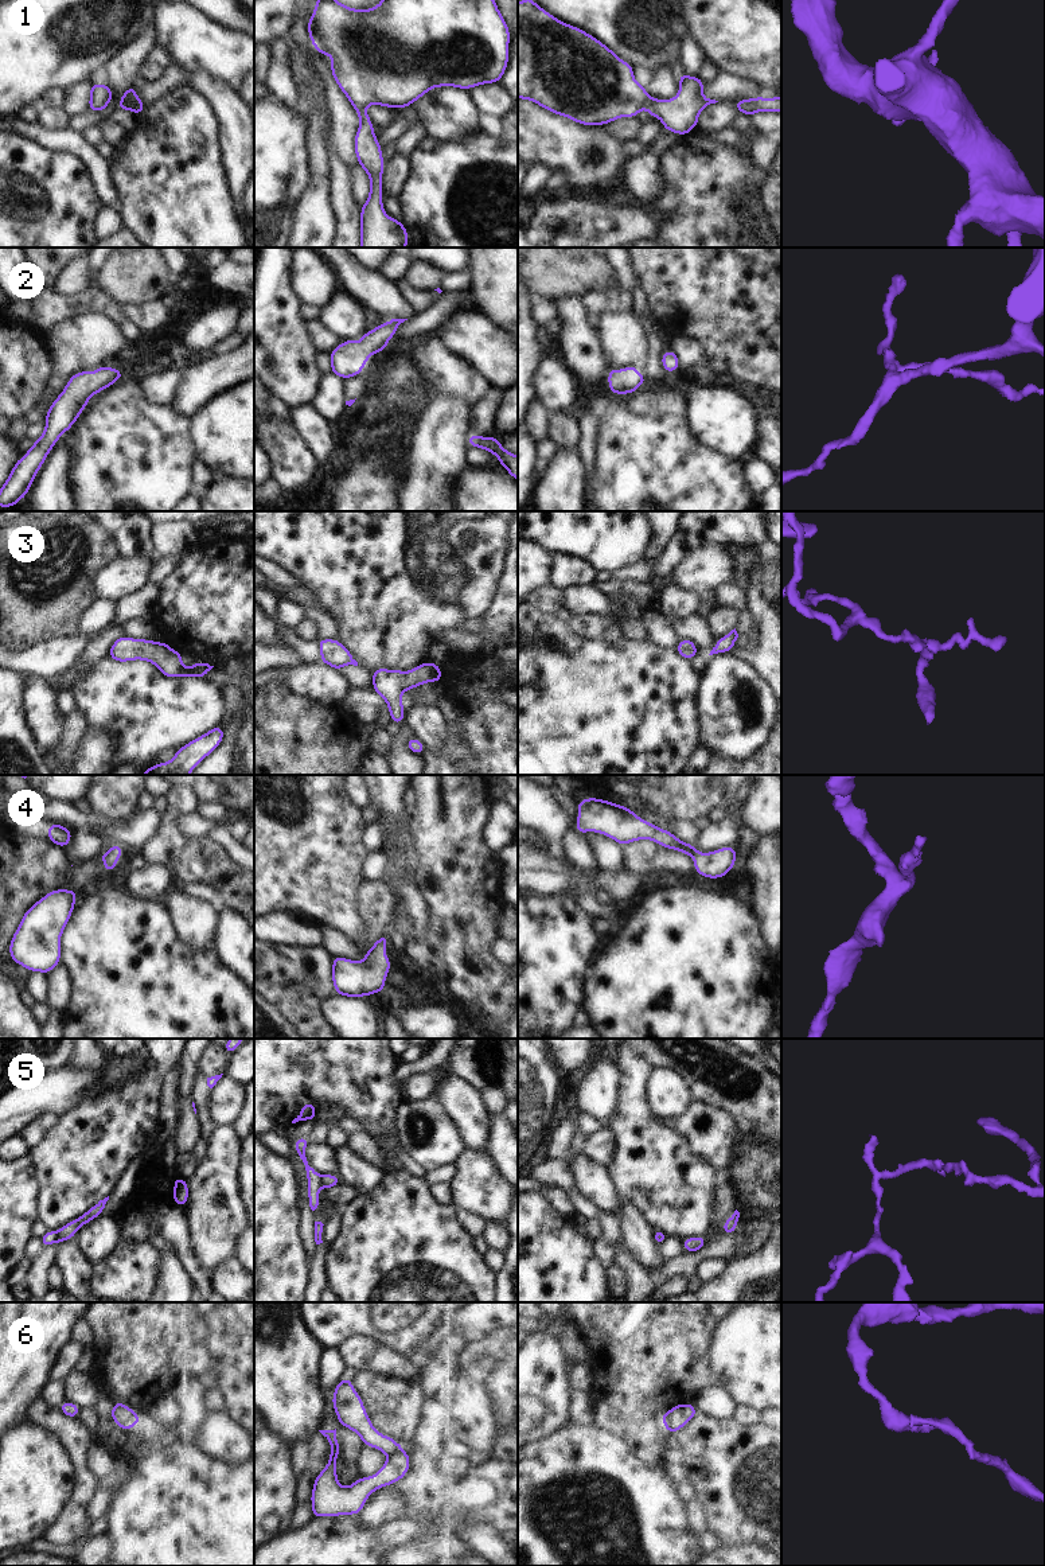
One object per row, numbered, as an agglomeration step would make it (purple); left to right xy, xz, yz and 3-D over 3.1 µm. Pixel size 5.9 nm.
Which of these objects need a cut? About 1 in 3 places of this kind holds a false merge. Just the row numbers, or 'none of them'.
5, 6

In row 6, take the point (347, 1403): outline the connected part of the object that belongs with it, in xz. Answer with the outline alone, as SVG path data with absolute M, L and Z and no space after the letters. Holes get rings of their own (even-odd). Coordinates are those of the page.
M350 1376L342 1379L334 1390L332 1407L338 1422L355 1431L363 1442L363 1446L371 1446L386 1456L397 1452L401 1445L390 1436L382 1436L369 1418L360 1395L354 1388Z

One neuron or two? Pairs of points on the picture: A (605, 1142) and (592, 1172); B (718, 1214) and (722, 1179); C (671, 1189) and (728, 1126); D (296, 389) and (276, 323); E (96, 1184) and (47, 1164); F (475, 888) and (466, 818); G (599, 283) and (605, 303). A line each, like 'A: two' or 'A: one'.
A: two
B: one
C: two
D: one
E: one
F: one
G: two

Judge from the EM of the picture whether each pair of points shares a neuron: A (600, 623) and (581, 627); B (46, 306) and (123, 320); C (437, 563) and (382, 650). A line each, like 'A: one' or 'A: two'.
A: one
B: one
C: one

